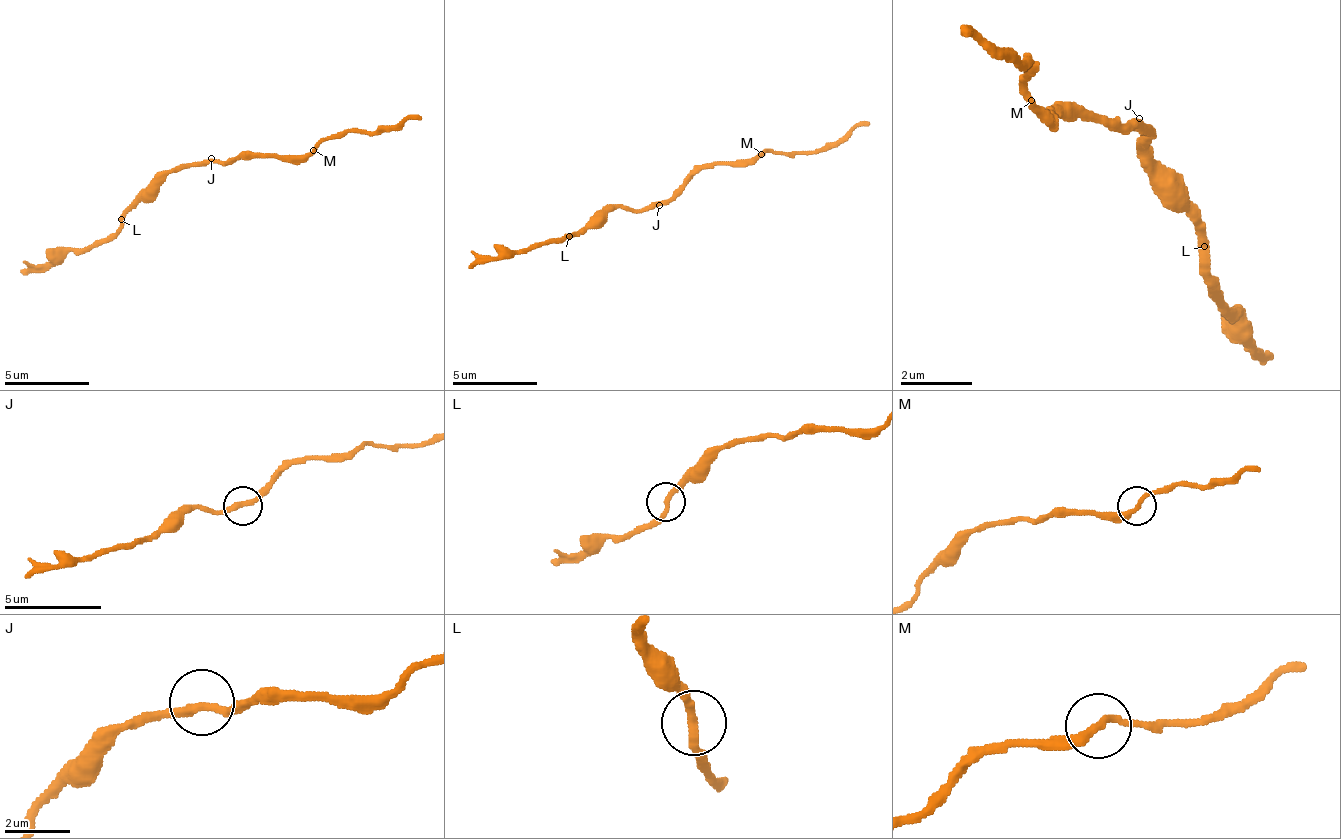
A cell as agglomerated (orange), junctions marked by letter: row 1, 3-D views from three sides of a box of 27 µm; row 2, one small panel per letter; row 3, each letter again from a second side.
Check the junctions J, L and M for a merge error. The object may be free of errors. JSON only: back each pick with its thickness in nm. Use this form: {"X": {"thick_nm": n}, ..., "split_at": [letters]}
{"split_at": []}

